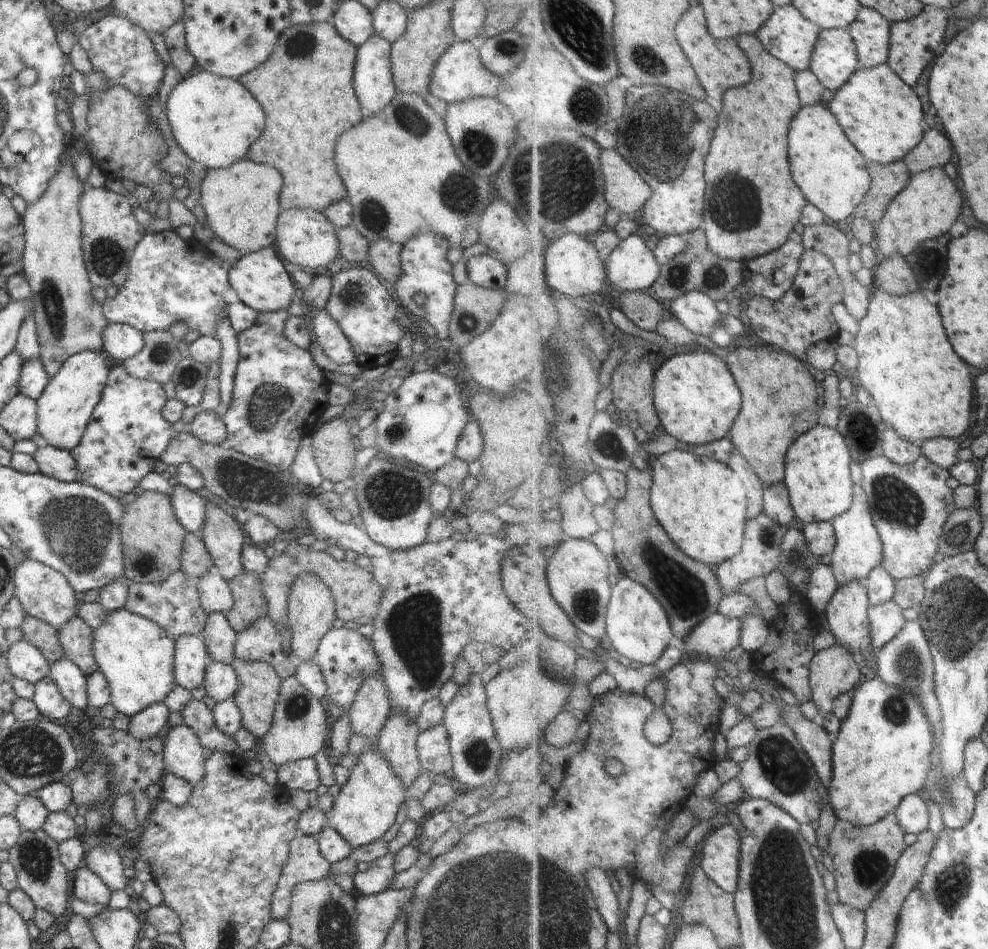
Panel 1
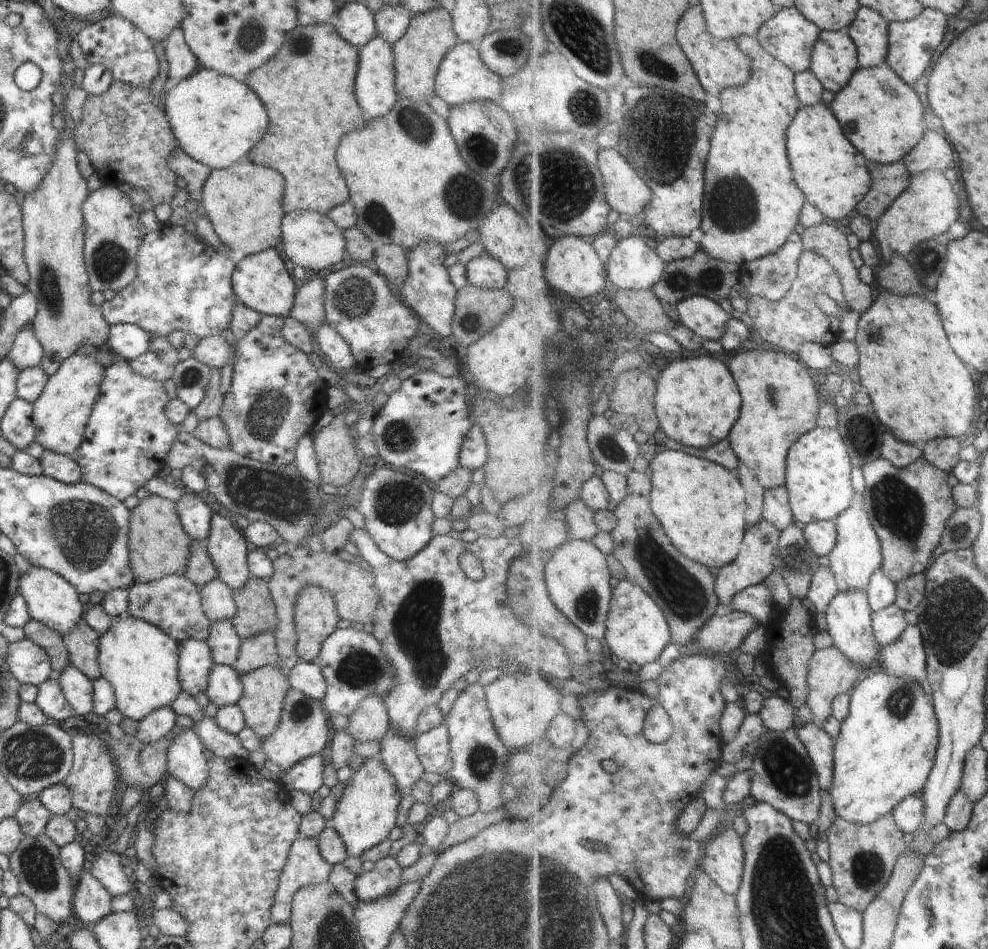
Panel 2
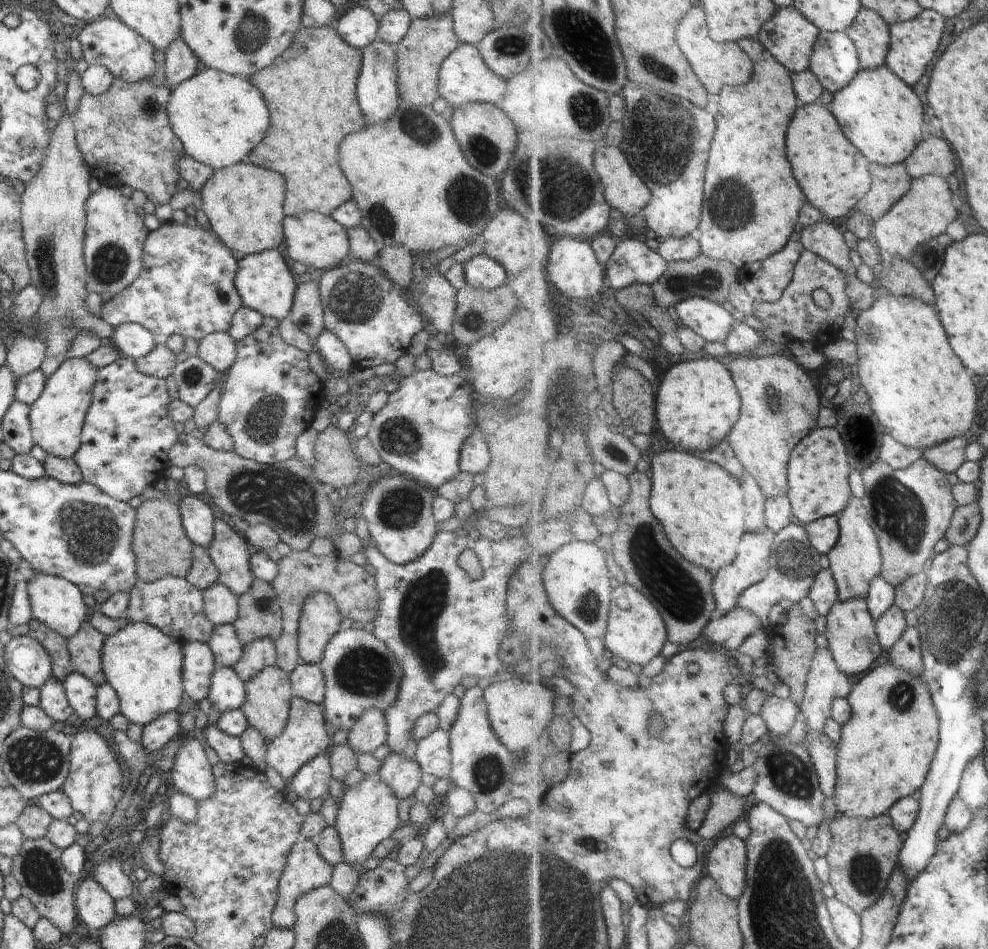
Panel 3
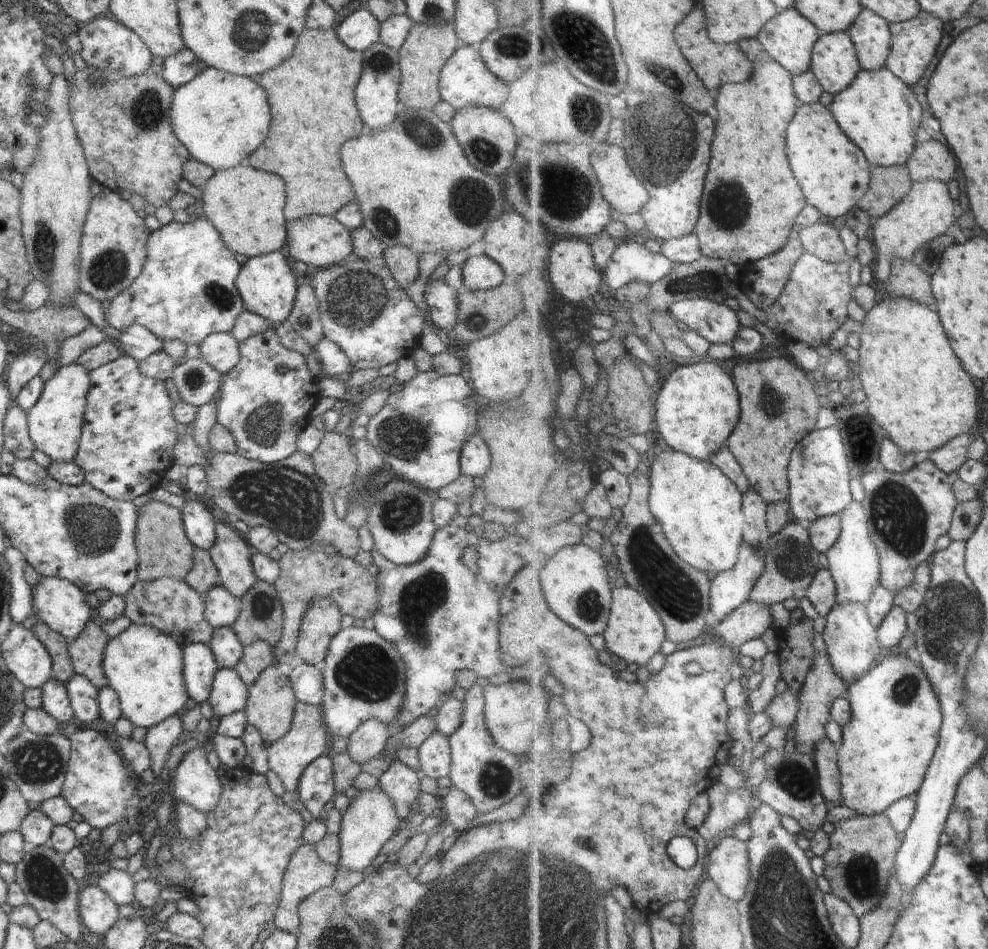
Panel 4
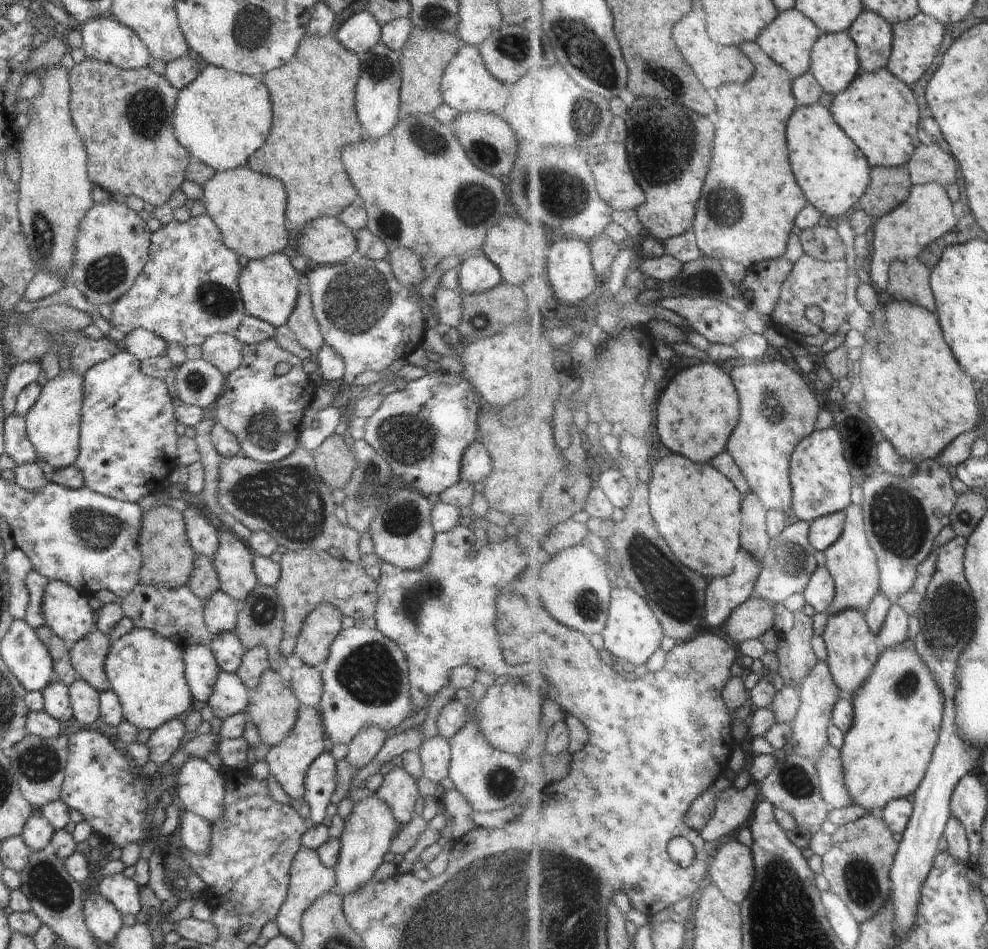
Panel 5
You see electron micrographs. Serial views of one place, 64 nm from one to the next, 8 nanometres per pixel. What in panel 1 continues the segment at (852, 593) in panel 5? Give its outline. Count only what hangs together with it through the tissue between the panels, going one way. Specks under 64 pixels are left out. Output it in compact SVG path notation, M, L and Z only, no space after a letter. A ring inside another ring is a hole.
M856 484L855 503L850 511L838 519L834 519L838 543L834 554L831 554L831 565L834 567L836 578L841 586L852 583L852 580L866 583L875 568L883 564L884 544L874 524L875 516L869 504L868 494L863 486Z

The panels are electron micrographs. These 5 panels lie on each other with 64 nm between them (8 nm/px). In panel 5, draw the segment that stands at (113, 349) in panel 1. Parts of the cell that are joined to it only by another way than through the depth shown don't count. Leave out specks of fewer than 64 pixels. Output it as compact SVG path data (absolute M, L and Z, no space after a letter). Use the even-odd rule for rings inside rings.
M136 328L126 335L121 348L132 353L139 361L154 356L166 355L168 343L153 332L144 328Z

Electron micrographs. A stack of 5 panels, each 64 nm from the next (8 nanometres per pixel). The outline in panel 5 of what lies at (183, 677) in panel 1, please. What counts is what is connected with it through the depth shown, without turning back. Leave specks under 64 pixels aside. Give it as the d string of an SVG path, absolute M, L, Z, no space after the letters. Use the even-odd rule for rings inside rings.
M192 645L183 651L186 682L194 700L208 702L212 696L214 684L221 671L216 657L209 647Z

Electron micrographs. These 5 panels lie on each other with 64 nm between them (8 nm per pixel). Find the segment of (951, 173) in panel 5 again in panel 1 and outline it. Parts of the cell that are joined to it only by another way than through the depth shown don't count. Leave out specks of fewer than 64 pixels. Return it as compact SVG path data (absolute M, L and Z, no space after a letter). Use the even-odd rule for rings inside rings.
M930 130L928 136L924 138L924 144L909 152L904 160L914 174L930 168L944 168L952 158L954 158L954 148L950 138L940 130Z

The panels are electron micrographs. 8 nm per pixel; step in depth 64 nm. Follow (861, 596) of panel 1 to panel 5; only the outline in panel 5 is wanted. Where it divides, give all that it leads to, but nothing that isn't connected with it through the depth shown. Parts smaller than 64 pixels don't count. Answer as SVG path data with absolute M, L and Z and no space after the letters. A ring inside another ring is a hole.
M848 608L847 611L830 616L827 628L823 634L829 652L831 670L839 682L844 695L853 698L854 692L867 684L874 674L874 668L880 660L883 648L876 632L872 632L867 618L867 612Z

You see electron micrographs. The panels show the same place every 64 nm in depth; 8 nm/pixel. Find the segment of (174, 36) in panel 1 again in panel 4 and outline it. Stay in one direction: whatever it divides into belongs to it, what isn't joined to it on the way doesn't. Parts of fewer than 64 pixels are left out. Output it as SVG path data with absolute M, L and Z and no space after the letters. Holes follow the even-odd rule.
M184 46L180 52L165 59L162 77L176 89L192 80L202 67L197 56Z

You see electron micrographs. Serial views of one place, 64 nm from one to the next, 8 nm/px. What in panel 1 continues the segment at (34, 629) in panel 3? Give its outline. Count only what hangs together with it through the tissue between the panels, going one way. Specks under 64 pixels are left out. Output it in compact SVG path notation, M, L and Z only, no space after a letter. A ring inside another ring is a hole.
M27 614L24 616L20 629L23 635L22 640L36 646L49 664L65 658L64 648L58 640L57 630L50 624Z

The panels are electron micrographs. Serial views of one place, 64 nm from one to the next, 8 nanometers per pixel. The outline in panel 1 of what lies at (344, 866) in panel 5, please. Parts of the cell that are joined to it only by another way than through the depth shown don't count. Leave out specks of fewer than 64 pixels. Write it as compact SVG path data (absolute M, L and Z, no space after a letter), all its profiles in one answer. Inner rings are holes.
M376 739L357 757L356 766L350 769L348 782L341 785L330 812L326 814L327 826L336 829L336 832L350 844L352 850L383 838L396 822L396 814L400 810L400 804L405 802L406 792L406 787L400 782L400 776L396 776L392 764L388 764L384 754L380 752Z

